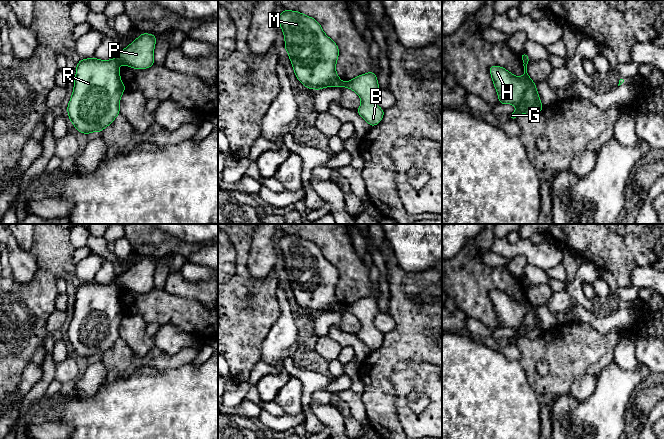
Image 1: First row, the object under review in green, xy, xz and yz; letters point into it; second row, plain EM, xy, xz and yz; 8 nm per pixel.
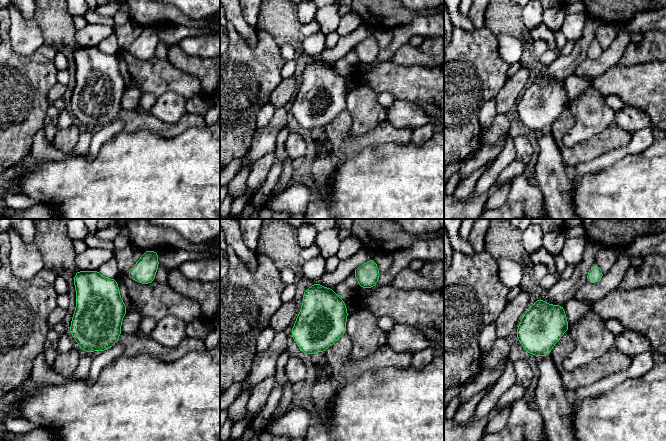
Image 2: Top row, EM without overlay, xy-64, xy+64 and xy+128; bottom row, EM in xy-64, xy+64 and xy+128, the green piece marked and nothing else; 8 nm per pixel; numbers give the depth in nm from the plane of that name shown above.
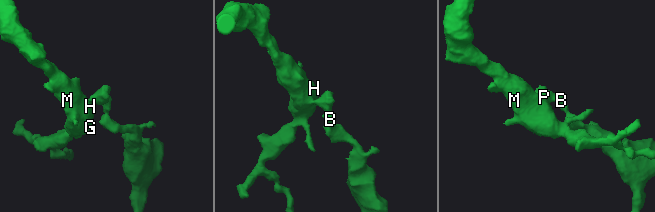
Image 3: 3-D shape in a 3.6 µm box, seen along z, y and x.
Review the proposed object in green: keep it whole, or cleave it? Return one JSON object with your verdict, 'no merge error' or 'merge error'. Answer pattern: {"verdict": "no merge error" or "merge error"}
{"verdict": "merge error"}

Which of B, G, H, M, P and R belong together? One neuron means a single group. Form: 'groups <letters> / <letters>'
groups B P / G H M R

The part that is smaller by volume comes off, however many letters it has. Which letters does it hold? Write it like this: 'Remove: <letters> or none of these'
Remove: B, P

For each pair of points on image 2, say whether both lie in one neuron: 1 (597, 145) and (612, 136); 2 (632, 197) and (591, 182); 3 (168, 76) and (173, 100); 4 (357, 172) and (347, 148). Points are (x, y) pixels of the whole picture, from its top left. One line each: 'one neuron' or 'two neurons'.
1: one neuron
2: one neuron
3: two neurons
4: two neurons

